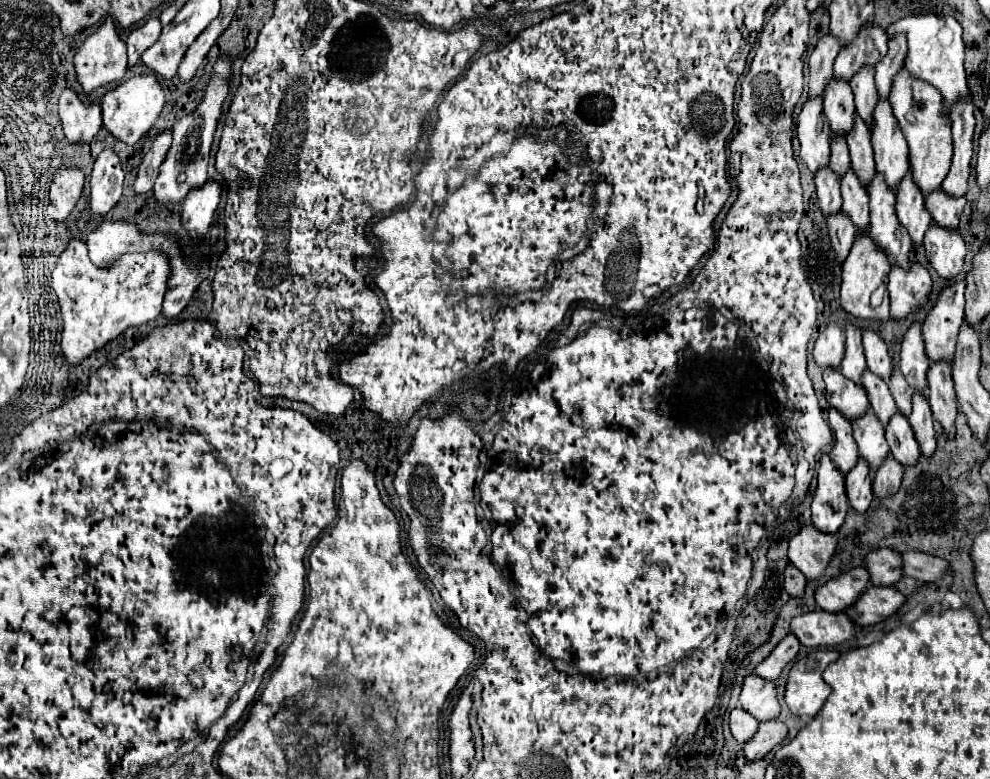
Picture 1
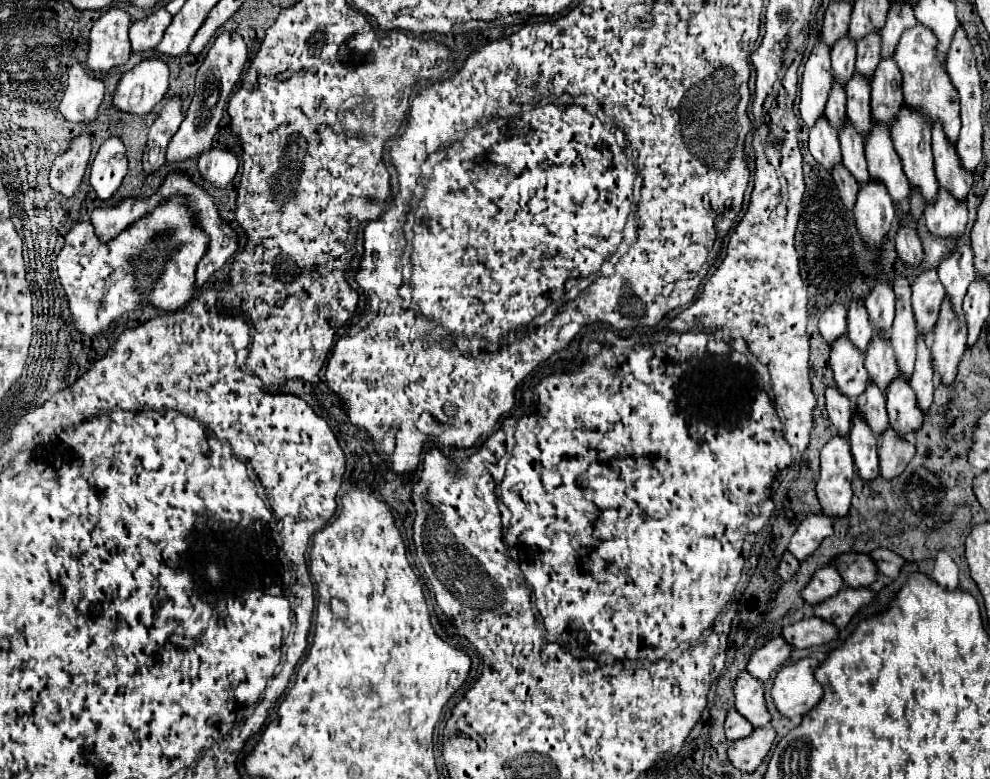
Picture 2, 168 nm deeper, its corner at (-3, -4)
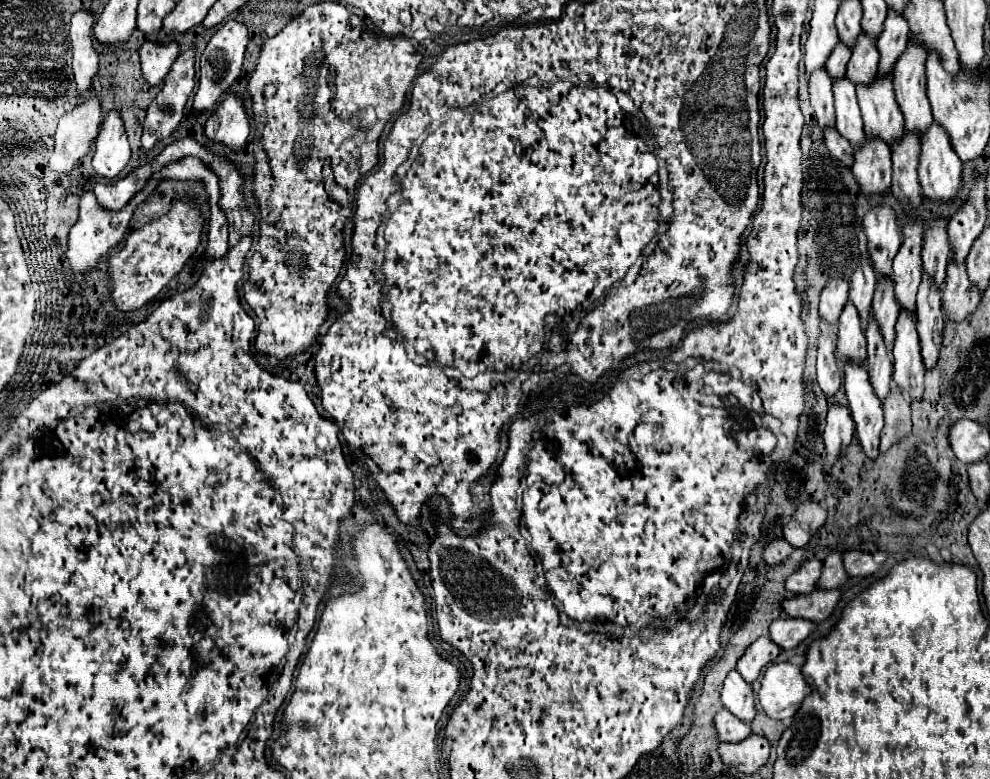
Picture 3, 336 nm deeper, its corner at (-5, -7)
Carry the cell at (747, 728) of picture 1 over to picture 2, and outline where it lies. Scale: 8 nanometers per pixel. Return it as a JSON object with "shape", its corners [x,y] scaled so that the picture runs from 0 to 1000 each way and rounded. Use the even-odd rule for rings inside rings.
{"shape":[[[741,909],[739,911],[735,911],[735,917],[733,917],[733,927],[731,927],[731,937],[733,937],[733,947],[737,950],[737,953],[741,953],[741,950],[747,950],[747,947],[754,947],[756,942],[760,942],[760,929],[749,919],[749,917],[745,917]]]}

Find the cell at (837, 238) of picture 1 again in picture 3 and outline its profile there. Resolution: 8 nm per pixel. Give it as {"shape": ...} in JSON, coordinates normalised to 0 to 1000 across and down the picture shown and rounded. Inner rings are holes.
{"shape":[[[836,166],[836,171],[832,168],[832,178],[834,178],[834,191],[838,194],[840,202],[844,202],[853,214],[861,214],[861,202],[863,202],[863,189],[846,173],[844,166]]]}

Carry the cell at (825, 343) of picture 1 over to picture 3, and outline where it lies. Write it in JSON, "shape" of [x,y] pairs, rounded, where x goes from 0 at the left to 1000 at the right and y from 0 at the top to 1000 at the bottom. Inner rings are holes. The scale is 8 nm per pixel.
{"shape":[[[838,358],[828,379],[828,407],[838,417],[844,417],[853,392],[857,389],[857,363],[853,358]]]}

